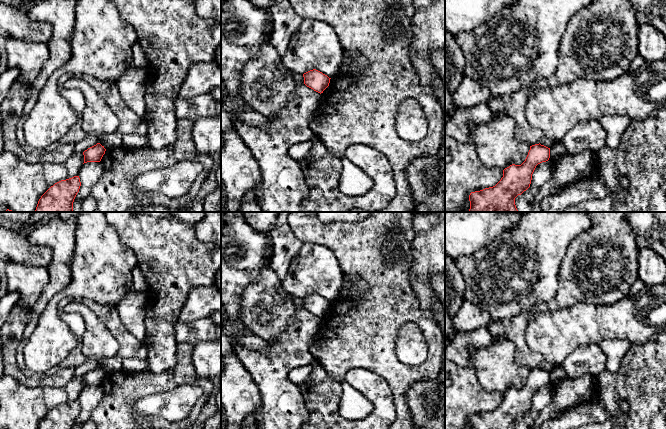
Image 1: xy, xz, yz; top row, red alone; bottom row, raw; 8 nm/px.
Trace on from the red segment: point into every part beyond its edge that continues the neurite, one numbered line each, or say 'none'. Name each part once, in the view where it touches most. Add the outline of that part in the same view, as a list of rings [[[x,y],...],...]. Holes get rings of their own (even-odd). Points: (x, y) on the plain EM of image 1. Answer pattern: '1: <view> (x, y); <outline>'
none

